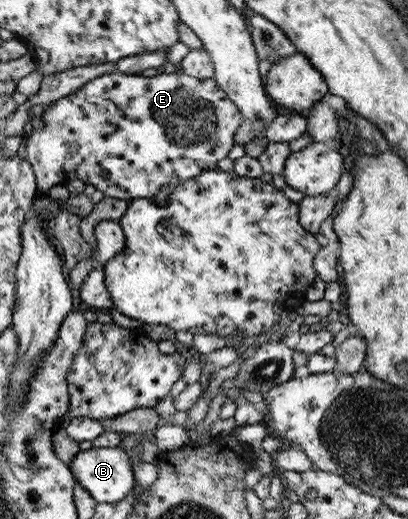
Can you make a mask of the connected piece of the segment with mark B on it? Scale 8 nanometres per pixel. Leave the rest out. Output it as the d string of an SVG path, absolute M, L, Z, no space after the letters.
M95 447L78 451L68 463L74 481L88 492L95 503L117 503L134 487L135 480L127 454L119 447Z

